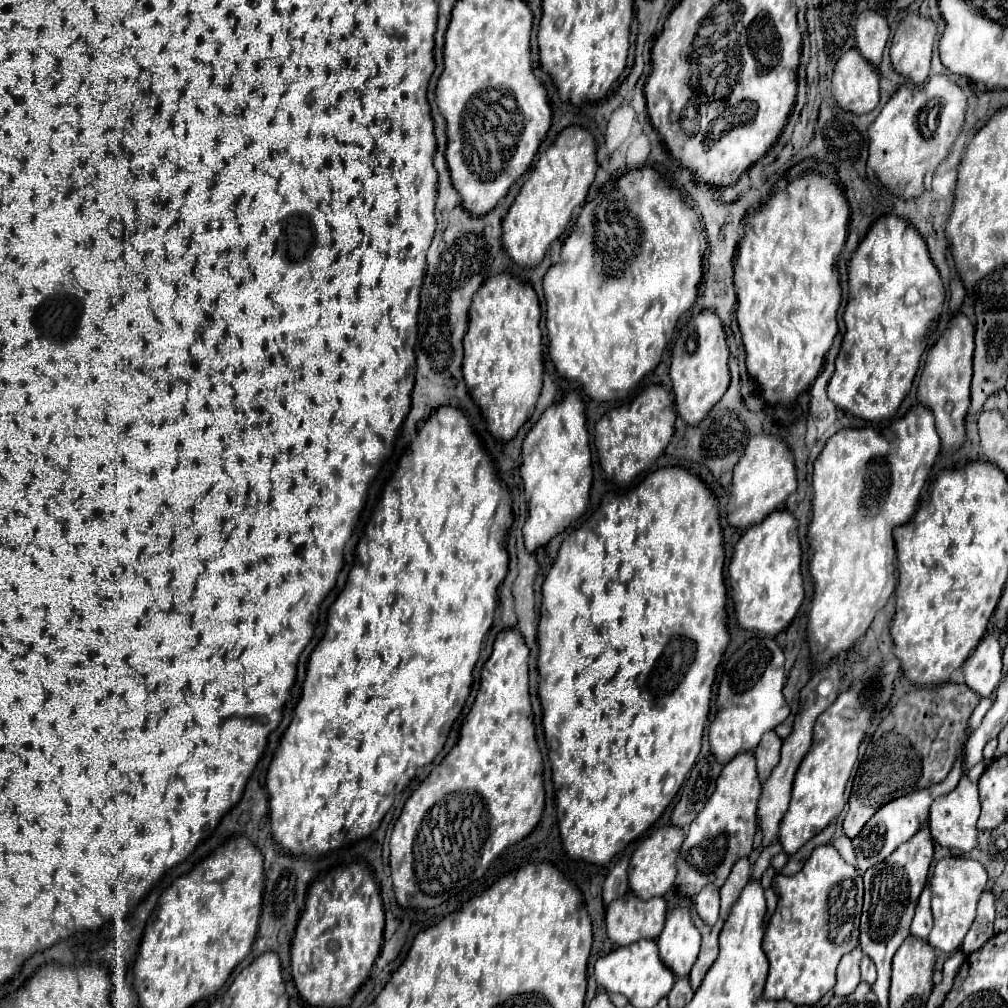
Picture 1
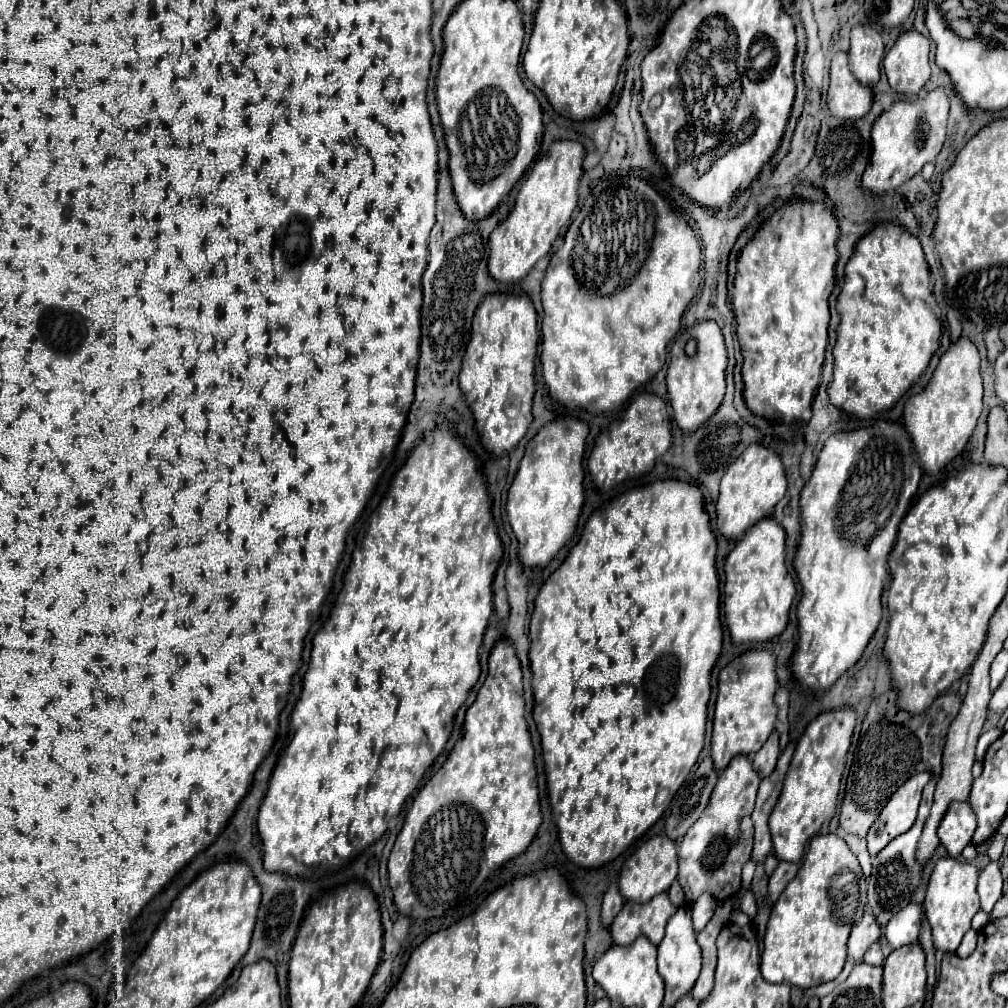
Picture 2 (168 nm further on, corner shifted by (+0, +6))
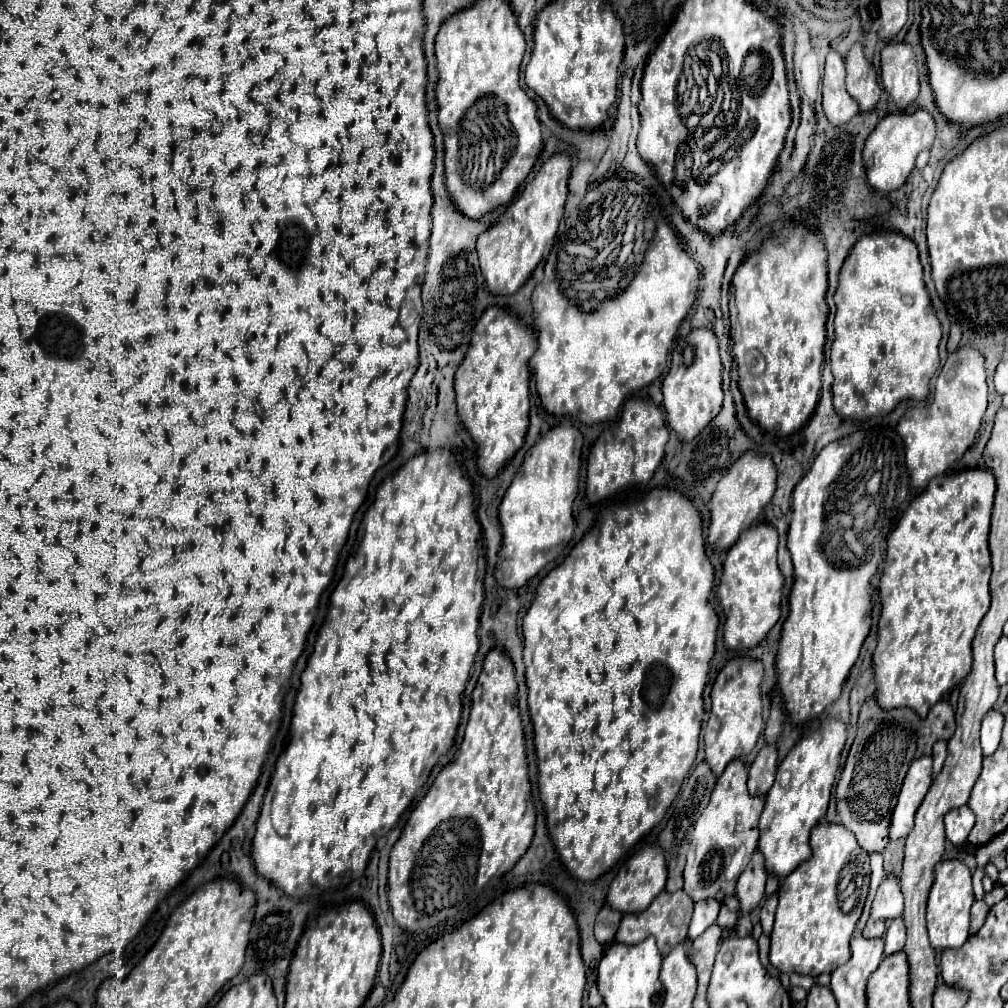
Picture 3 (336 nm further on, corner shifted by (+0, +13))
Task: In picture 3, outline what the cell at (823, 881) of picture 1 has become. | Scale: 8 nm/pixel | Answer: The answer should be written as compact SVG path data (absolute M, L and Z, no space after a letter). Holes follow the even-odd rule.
M830 822L814 826L810 846L812 858L788 874L780 886L776 920L770 934L770 964L780 972L798 972L816 978L822 972L834 972L850 960L850 938L862 914L870 880L868 856L858 846L854 834L842 824ZM840 870L842 880L850 878L850 904L844 902L846 896L842 896L842 908L838 900Z

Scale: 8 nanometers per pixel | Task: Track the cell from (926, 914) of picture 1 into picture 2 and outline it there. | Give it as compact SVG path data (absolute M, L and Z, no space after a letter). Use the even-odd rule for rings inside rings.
M910 903L902 911L898 911L898 915L894 915L894 919L890 919L890 923L886 925L886 939L894 949L912 945L918 941L922 913L924 913L924 909L920 903Z

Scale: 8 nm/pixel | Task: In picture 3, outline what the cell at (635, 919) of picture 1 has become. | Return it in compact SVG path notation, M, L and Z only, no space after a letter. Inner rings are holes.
M664 890L652 900L652 904L646 910L622 916L622 922L620 922L618 932L616 932L616 940L624 942L624 944L636 944L636 942L642 942L646 936L654 936L658 950L662 954L666 954L666 952L670 952L670 948L674 944L678 944L676 940L686 938L688 922L692 916L692 906L694 906L694 902L690 900L690 896L686 896L684 890L678 890L678 892L666 892Z

